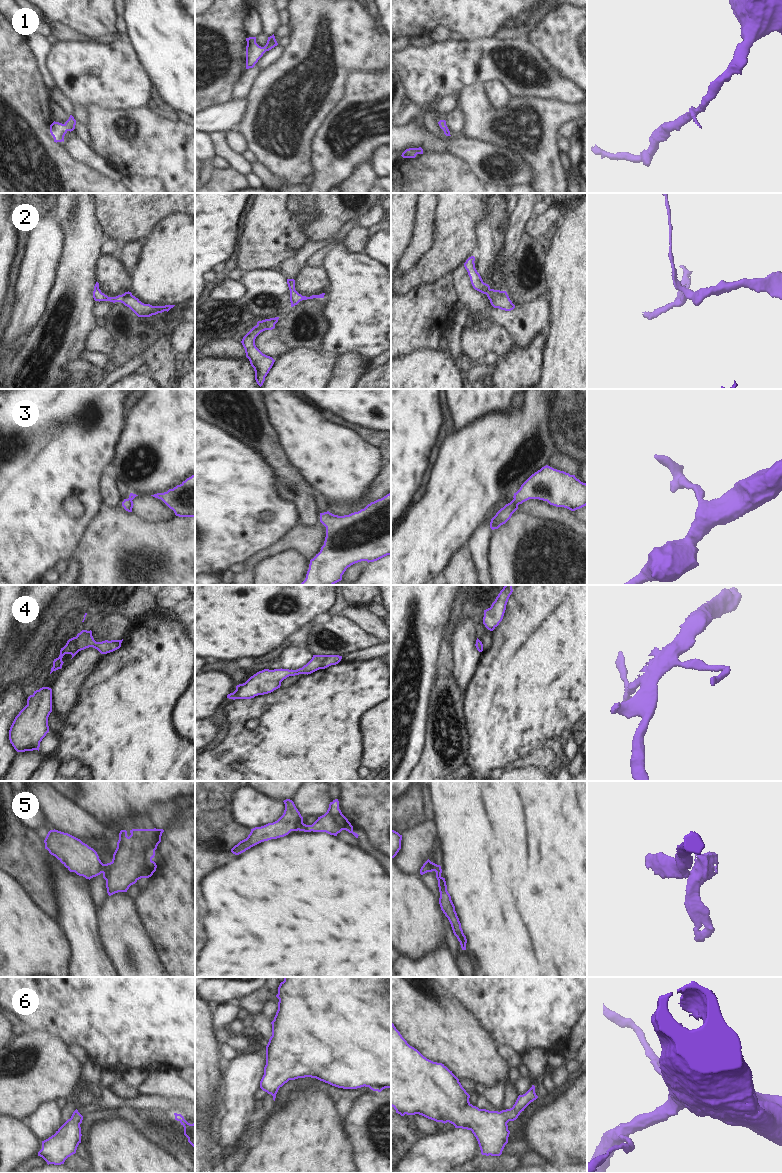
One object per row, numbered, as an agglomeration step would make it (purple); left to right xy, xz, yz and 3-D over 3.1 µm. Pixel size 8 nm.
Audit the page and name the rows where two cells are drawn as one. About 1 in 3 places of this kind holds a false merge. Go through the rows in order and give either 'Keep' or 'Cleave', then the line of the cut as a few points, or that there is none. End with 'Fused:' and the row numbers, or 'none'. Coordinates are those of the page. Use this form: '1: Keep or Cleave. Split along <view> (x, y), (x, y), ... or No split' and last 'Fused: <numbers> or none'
1: Keep. No split
2: Keep. No split
3: Keep. No split
4: Keep. No split
5: Cleave. Split along xy (104, 864), (101, 872)
6: Keep. No split
Fused: 5

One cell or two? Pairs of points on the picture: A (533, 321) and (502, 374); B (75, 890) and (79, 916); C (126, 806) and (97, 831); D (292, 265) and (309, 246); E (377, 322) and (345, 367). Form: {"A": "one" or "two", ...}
{"A": "two", "B": "one", "C": "two", "D": "one", "E": "two"}

